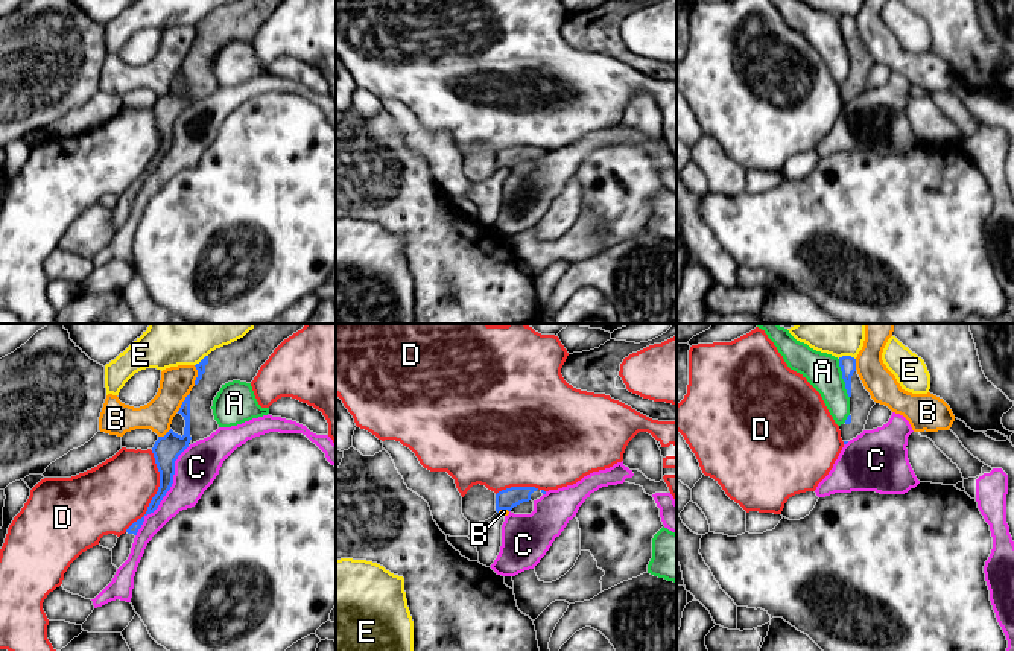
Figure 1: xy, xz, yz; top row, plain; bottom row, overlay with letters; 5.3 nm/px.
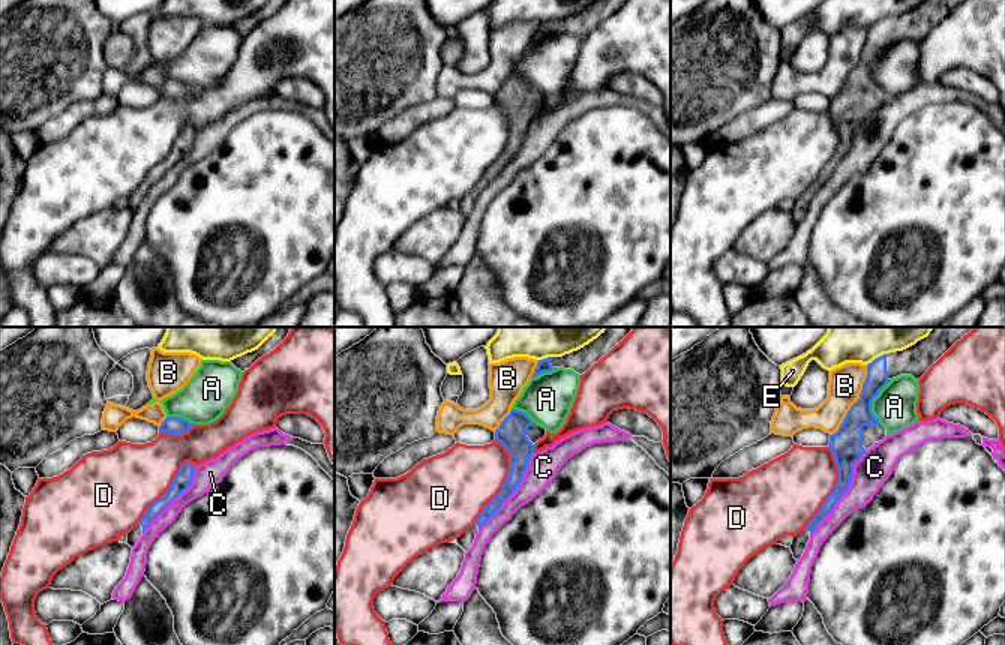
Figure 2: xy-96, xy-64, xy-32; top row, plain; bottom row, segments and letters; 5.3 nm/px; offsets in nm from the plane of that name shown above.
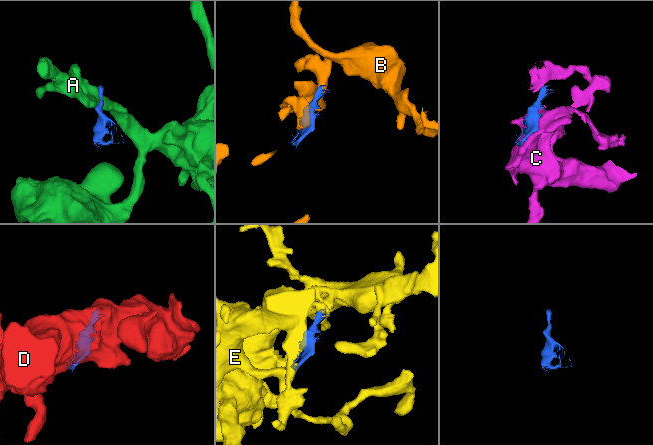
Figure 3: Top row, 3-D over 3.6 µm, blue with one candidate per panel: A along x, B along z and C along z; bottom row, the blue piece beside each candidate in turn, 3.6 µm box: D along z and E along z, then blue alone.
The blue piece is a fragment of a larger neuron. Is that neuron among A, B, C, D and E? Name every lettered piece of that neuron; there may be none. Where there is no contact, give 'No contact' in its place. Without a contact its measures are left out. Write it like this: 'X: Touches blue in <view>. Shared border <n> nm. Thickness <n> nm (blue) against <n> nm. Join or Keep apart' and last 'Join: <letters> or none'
A: Touches blue in yz. Shared border 220 nm. Thickness 90 nm (blue) against 190 nm. Keep apart
B: Touches blue in xy. Shared border 100 nm. Thickness 50 nm (blue) against 170 nm. Keep apart
C: Touches blue in xy. Shared border 550 nm. Thickness 140 nm (blue) against 220 nm. Keep apart
D: Touches blue in xy. Shared border 460 nm. Thickness 140 nm (blue) against 360 nm. Keep apart
E: Touches blue in yz. Shared border 100 nm. Thickness 90 nm (blue) against 90 nm. Keep apart
Join: none

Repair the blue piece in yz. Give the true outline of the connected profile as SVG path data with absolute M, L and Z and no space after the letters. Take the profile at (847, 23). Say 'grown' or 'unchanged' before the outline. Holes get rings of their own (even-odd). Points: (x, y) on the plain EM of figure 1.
grown | M839 17L839 26L847 53L850 56L850 75L847 76L845 82L839 85L841 97L844 103L847 103L850 99L863 91L870 70L876 61L871 58L857 33L854 17Z

